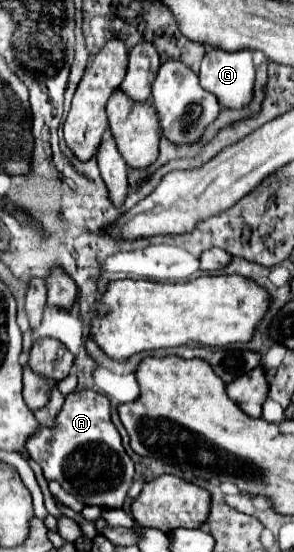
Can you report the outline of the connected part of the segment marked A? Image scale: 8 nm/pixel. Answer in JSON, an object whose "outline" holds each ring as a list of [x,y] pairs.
{"outline":[[[75,391],[65,397],[65,405],[57,415],[57,427],[41,427],[39,435],[27,441],[29,455],[43,469],[47,481],[57,481],[85,505],[101,505],[119,509],[127,497],[129,481],[133,481],[133,461],[121,445],[121,437],[111,423],[109,399],[97,391]]]}

